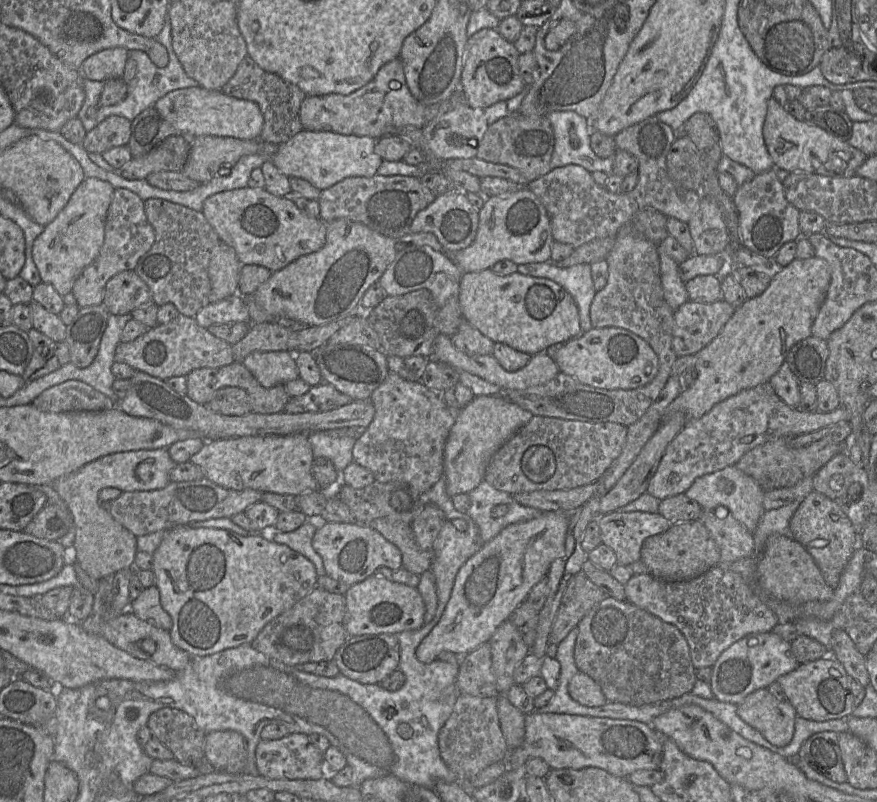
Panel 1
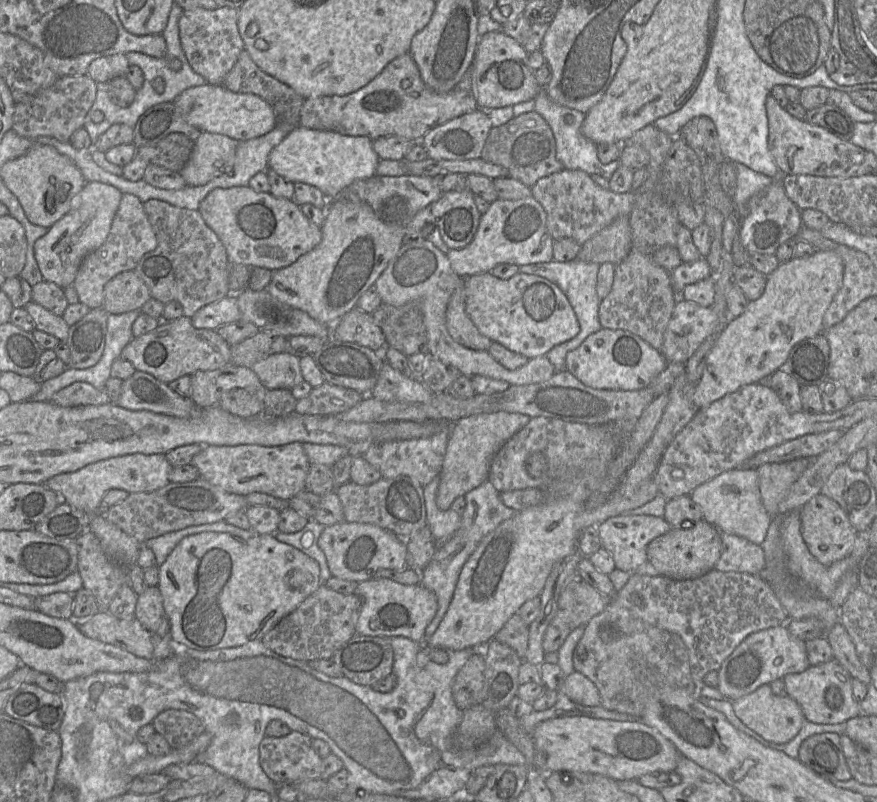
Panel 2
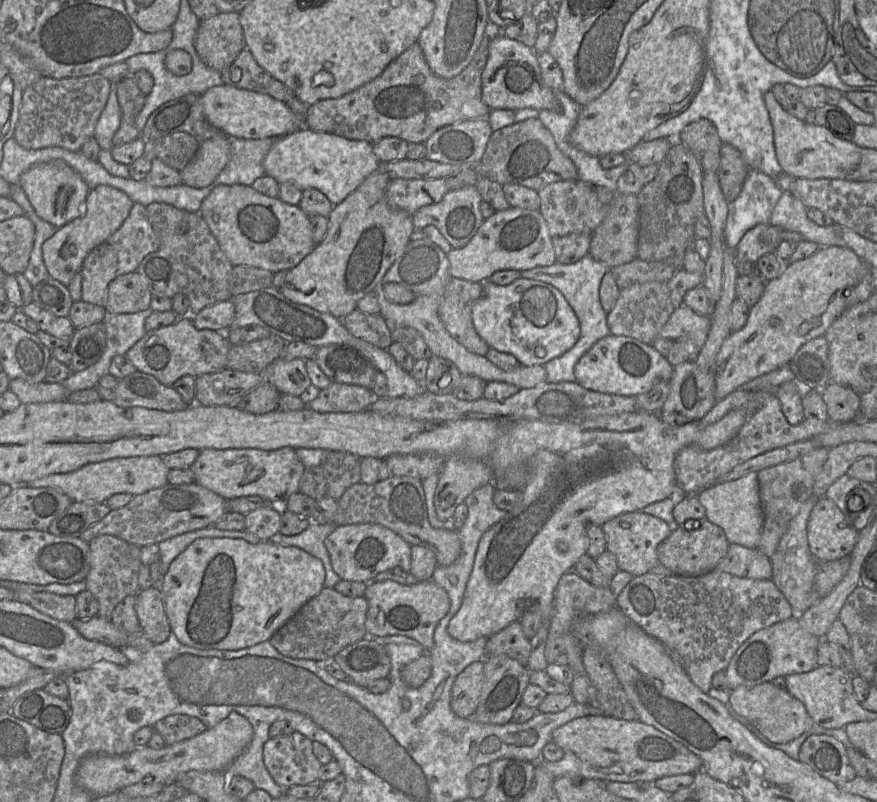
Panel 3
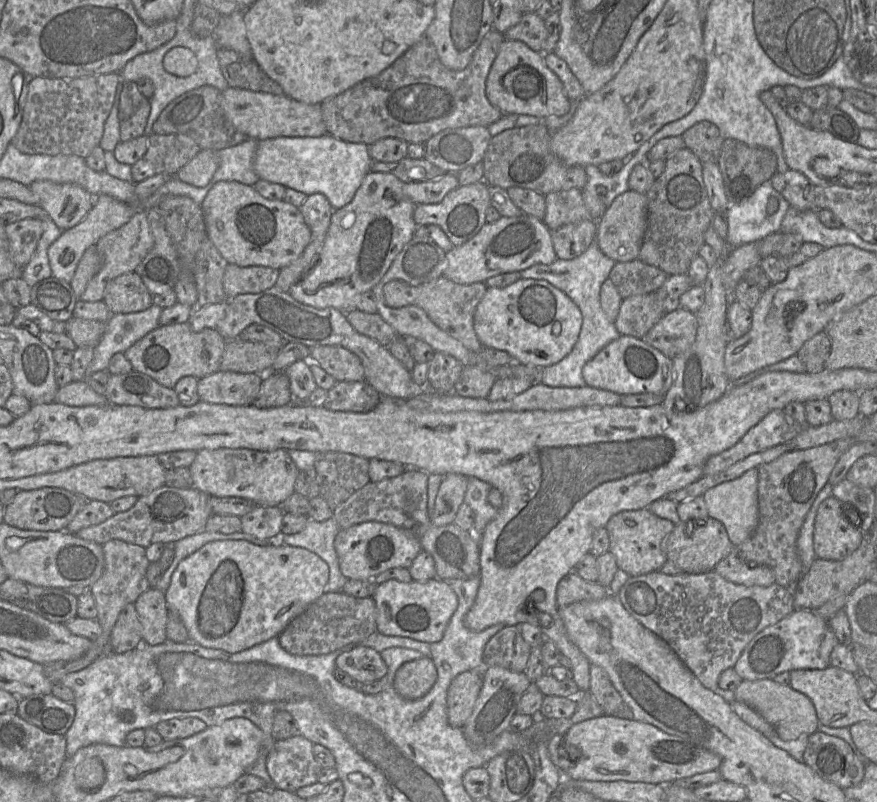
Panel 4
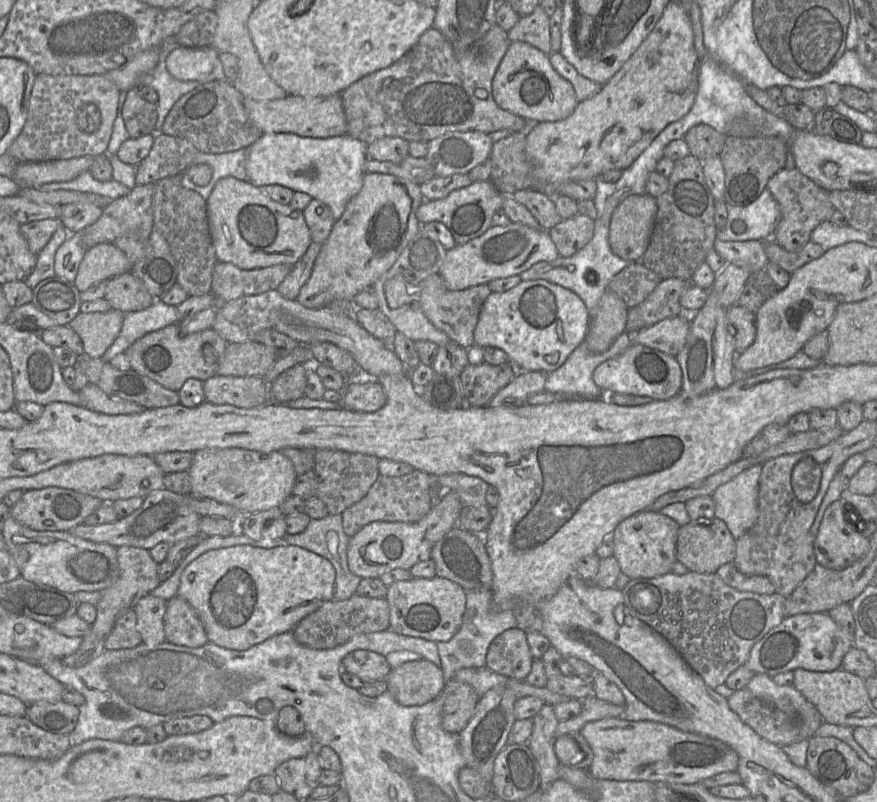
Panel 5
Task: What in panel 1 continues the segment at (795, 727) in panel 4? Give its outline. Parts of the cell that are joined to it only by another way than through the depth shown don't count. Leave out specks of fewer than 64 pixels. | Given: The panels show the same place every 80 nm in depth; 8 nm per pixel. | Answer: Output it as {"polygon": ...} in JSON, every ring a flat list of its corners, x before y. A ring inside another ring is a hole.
{"polygon":[[760,688,736,705,740,718,773,745,783,747,792,740,798,715,787,699,779,701,767,688]]}

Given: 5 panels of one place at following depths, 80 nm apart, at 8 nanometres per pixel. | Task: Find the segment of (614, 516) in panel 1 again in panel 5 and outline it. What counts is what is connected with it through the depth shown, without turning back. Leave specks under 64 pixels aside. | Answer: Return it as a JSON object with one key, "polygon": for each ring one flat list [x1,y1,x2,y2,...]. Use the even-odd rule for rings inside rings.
{"polygon":[[646,509,622,520,612,532,614,556,621,571,631,579,656,578,671,573,677,562,676,543,680,525,672,518]]}

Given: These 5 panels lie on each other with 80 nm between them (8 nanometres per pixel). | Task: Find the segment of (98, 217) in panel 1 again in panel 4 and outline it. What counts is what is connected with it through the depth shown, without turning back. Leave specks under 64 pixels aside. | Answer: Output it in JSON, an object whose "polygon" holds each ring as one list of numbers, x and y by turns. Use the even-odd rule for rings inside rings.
{"polygon":[[103,194,94,197,93,205,85,218,74,227,62,231,61,235,49,246,47,254,52,276,70,283,86,250,95,246,98,240,106,234,126,224,133,216,136,208,139,207,121,202,108,195]]}

